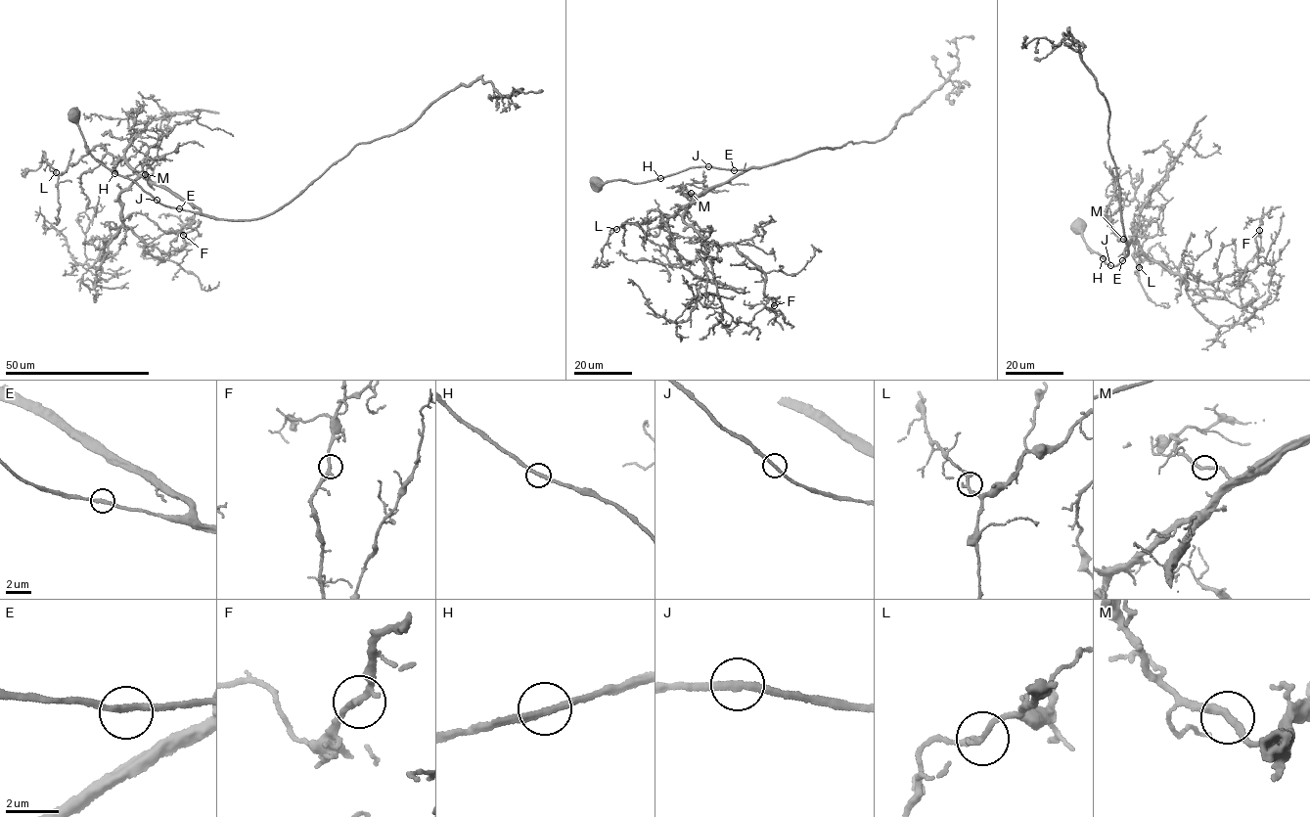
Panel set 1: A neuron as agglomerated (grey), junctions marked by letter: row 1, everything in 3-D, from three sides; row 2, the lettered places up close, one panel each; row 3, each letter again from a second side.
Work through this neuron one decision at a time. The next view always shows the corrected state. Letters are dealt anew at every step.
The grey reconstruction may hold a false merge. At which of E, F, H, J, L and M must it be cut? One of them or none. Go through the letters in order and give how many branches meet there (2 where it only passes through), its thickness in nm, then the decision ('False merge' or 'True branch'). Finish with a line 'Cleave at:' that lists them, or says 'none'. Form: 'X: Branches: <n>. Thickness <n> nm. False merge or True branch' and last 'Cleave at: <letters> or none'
E: Branches: 2. Thickness 240 nm. True branch
F: Branches: 2. Thickness 240 nm. True branch
H: Branches: 2. Thickness 260 nm. True branch
J: Branches: 2. Thickness 260 nm. True branch
L: Branches: 2. Thickness 240 nm. True branch
M: Branches: 2. Thickness 280 nm. True branch
Cleave at: none

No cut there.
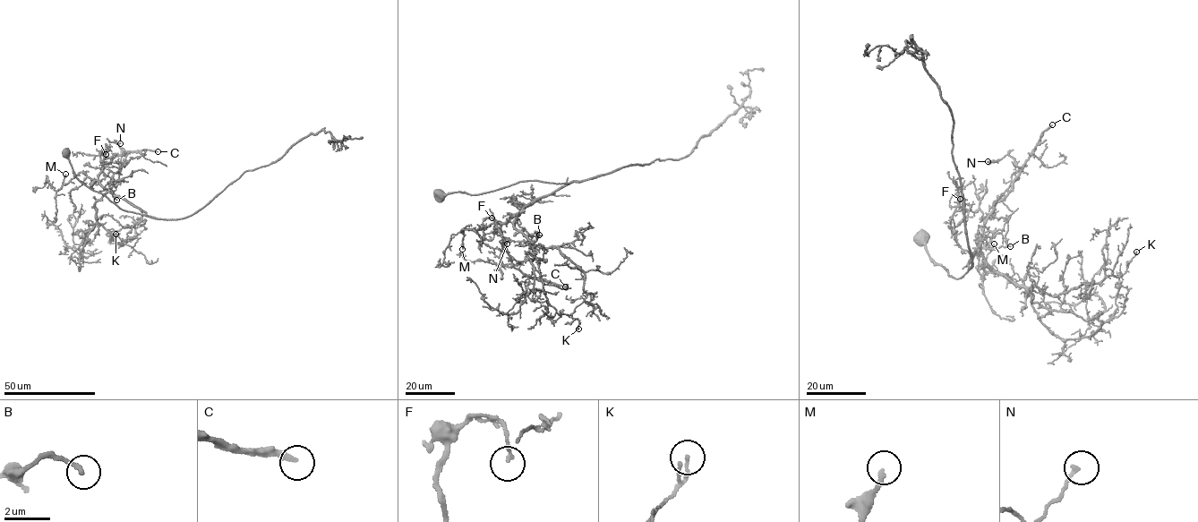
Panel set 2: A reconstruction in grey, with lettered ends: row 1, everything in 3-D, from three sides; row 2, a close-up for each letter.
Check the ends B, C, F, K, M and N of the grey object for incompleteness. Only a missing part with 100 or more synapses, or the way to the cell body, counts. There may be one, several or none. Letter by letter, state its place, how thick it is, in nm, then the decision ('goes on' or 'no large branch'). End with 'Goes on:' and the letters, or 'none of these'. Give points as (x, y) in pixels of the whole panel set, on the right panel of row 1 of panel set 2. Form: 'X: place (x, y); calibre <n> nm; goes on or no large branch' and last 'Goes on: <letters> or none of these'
B: place (1010, 246); calibre 160 nm; no large branch
C: place (1052, 124); calibre 260 nm; goes on
F: place (960, 199); calibre 130 nm; no large branch
K: place (1136, 252); calibre 110 nm; no large branch
M: place (994, 243); calibre 170 nm; no large branch
N: place (988, 161); calibre 150 nm; no large branch
Goes on: C

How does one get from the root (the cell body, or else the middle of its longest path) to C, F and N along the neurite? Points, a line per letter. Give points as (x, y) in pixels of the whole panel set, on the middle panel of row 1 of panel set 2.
C: (440, 194), (480, 194), (525, 181), (573, 181), (535, 199), (499, 229), (515, 268), (565, 286)
F: (440, 194), (573, 181), (535, 199), (500, 232), (494, 219), (484, 219), (492, 218)
N: (440, 194), (573, 181), (500, 226), (518, 269), (520, 262), (501, 262), (507, 243)

